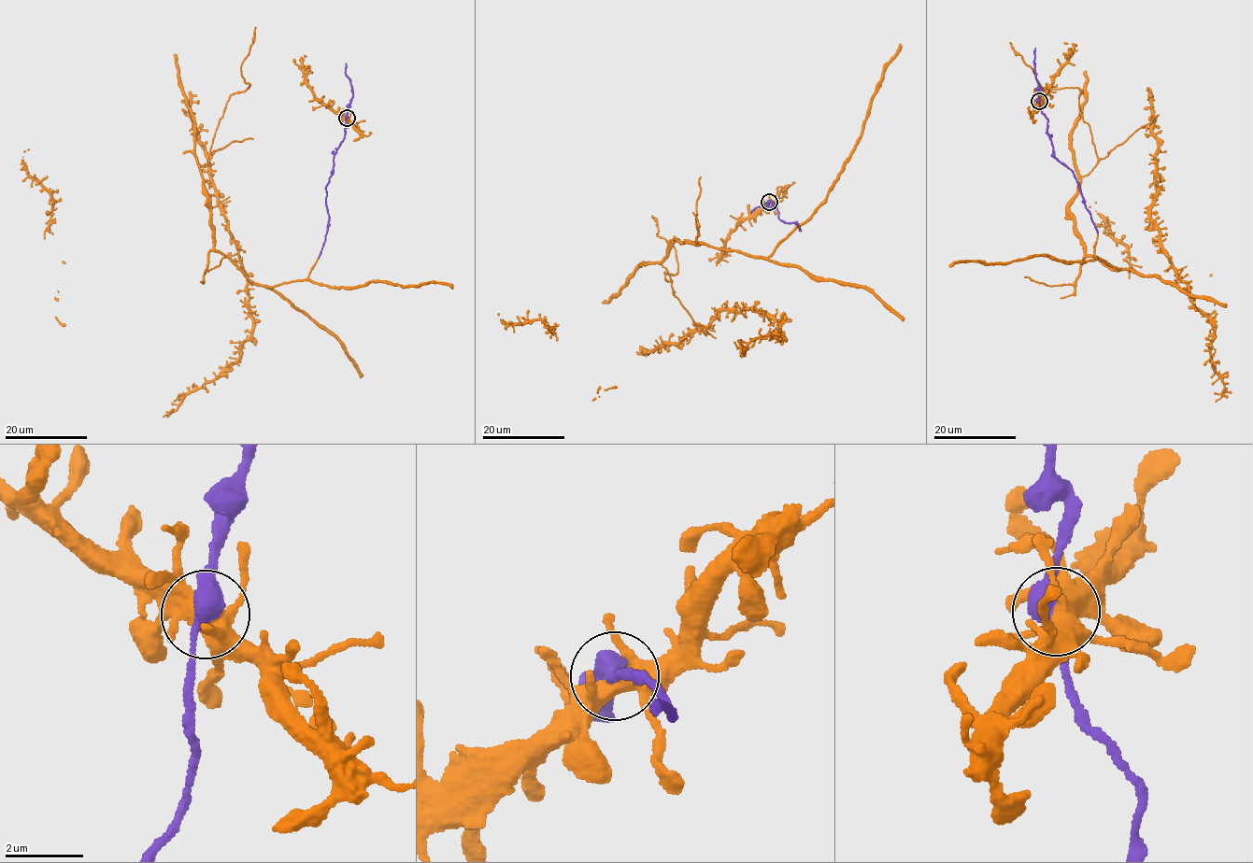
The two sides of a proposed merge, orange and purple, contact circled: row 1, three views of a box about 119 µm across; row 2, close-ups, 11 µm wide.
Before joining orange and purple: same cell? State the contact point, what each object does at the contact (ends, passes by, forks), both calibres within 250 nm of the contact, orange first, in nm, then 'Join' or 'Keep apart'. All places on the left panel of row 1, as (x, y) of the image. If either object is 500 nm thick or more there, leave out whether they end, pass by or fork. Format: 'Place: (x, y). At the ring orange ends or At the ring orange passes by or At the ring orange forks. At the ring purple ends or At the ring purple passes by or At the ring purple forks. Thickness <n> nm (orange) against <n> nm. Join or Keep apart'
Place: (347, 118). At the ring orange forks. At the ring purple passes by. Thickness 440 nm (orange) against 400 nm. Join

